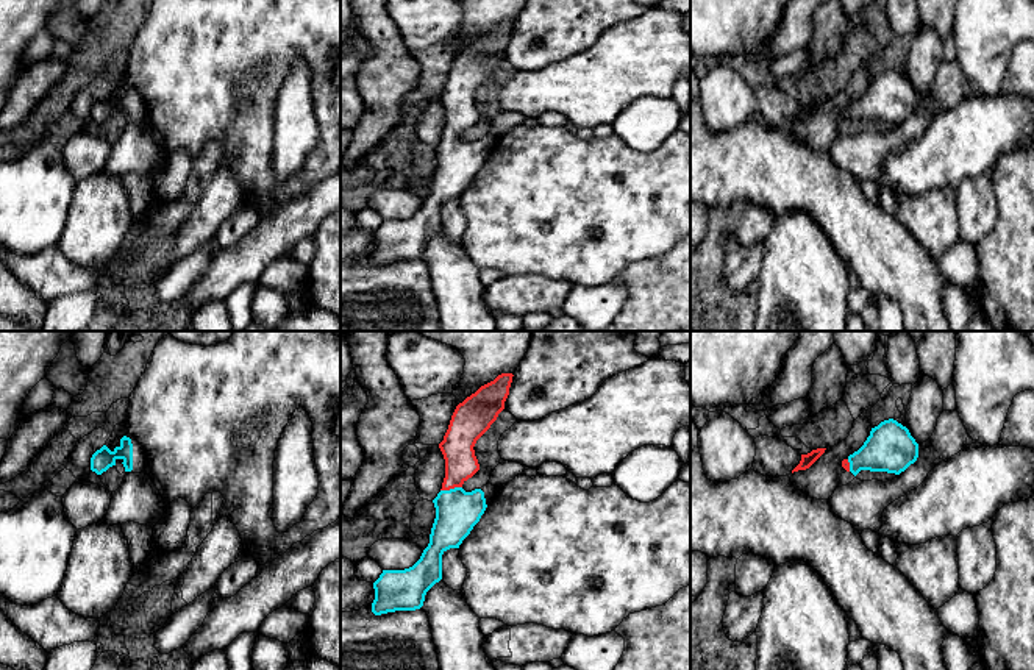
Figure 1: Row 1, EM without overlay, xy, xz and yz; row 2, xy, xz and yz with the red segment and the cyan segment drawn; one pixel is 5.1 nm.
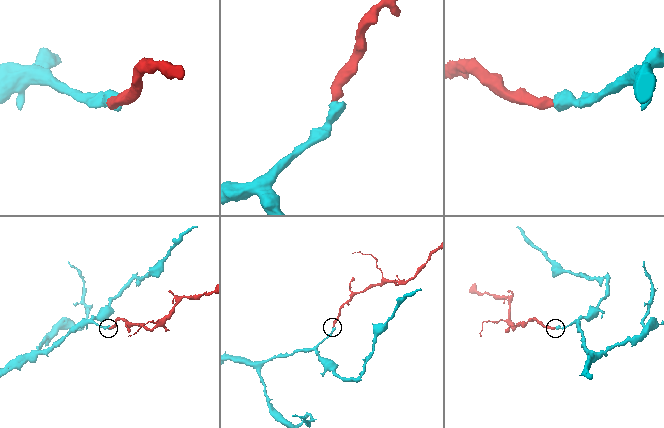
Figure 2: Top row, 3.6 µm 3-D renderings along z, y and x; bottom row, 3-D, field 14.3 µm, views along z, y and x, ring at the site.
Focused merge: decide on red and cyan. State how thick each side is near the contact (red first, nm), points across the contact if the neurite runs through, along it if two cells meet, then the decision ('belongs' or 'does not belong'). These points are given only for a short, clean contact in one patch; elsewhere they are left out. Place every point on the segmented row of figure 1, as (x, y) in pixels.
calibres 160 and 220 nm; way xz (456, 447), (456, 473), (450, 488), (452, 503), (456, 511); belongs

